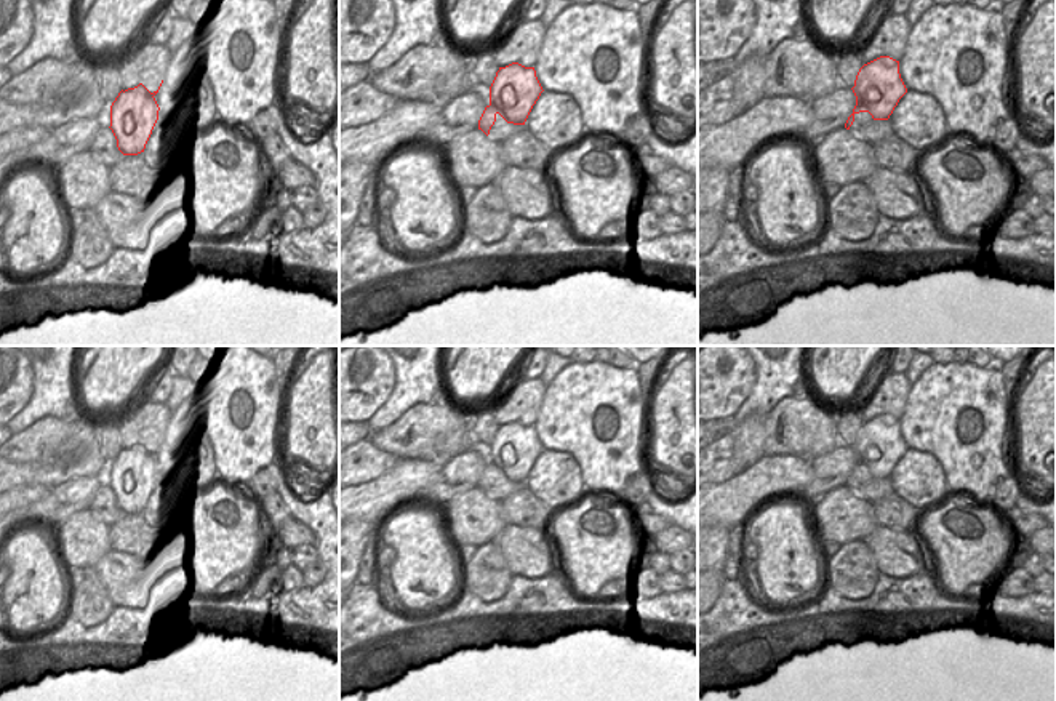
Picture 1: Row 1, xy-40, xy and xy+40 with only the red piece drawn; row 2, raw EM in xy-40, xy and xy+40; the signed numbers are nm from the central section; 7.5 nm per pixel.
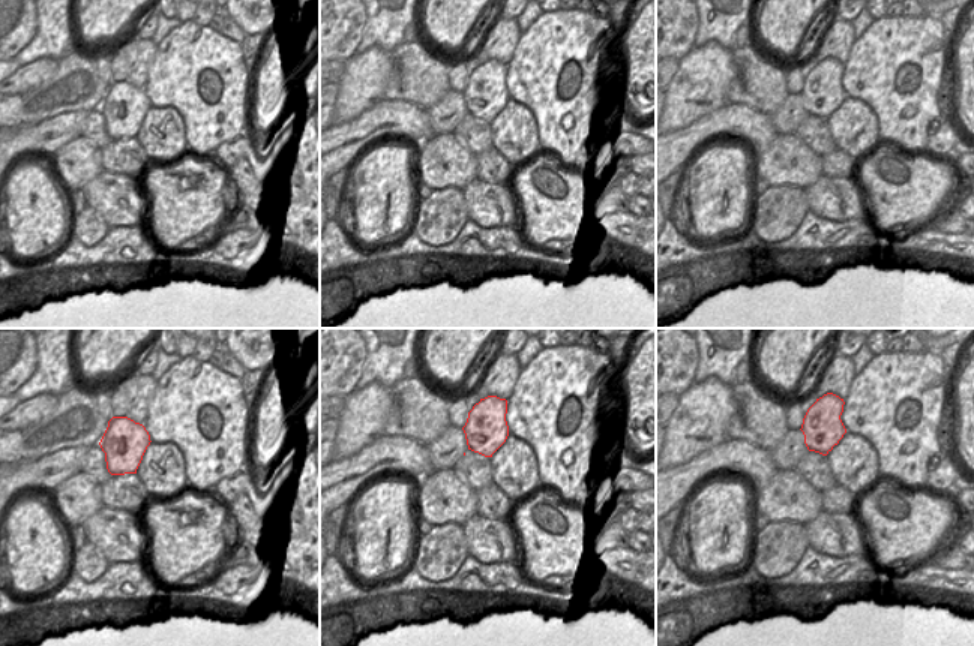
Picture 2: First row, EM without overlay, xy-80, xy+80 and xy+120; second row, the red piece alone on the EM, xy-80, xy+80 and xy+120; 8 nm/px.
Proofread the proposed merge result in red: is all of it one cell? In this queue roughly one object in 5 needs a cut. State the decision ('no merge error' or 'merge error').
no merge error

